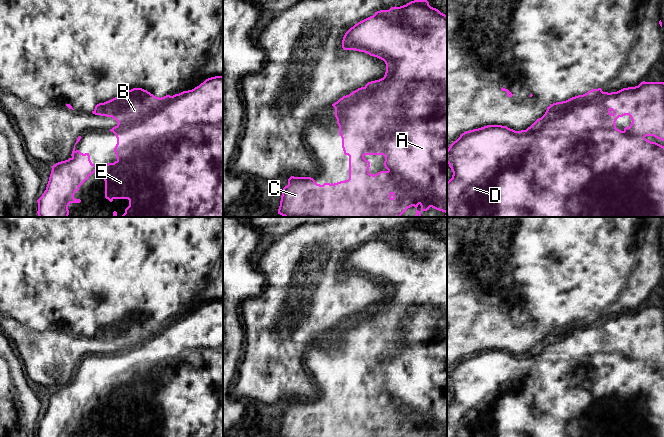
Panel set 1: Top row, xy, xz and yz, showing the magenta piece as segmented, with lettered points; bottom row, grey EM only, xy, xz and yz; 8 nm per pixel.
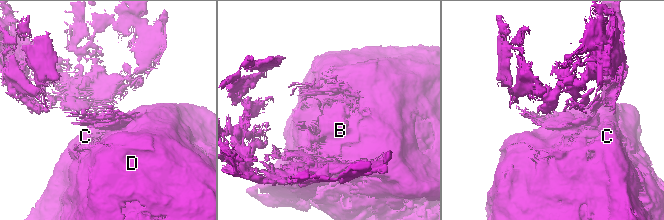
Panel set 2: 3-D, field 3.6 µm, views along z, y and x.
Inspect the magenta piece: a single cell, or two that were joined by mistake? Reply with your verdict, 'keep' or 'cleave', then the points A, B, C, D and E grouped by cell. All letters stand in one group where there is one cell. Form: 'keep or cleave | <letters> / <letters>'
cleave | A C D E / B

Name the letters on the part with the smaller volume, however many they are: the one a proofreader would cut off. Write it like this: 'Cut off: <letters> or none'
Cut off: B

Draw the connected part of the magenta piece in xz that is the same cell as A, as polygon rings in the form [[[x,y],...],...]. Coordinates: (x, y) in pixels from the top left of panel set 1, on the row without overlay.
[[[414,224],[400,231],[391,231],[389,234],[380,234],[351,251],[342,264],[344,274],[364,276],[370,280],[383,284],[386,288],[386,296],[383,302],[368,306],[365,309],[365,327],[374,331],[380,331],[378,339],[373,343],[370,356],[379,360],[384,372],[384,390],[386,395],[370,398],[370,386],[365,388],[365,400],[362,411],[336,411],[331,407],[328,411],[317,408],[311,401],[294,401],[288,403],[288,409],[283,412],[278,437],[404,437],[414,430],[416,437],[429,434],[430,431],[447,437],[447,239],[429,229],[427,224]]]

